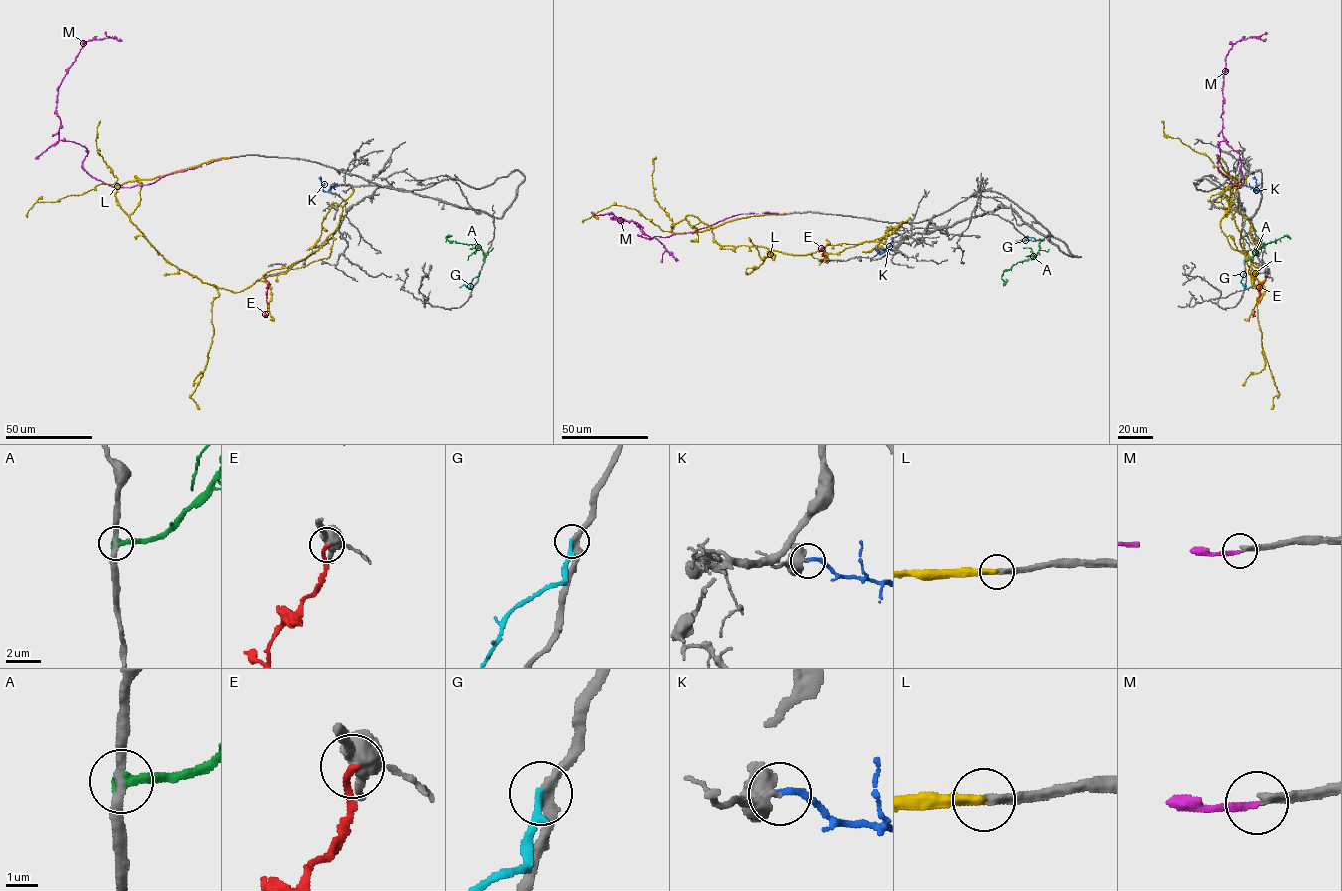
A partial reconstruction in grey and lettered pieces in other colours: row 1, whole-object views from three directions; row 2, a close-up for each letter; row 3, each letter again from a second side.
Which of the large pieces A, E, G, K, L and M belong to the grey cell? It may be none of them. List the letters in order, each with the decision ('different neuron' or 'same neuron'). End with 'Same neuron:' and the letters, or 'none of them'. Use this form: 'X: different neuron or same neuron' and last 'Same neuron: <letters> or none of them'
A: different neuron
E: different neuron
G: different neuron
K: same neuron
L: same neuron
M: different neuron
Same neuron: K, L

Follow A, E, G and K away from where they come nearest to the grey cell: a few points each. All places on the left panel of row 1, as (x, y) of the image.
A: (484, 260), (479, 246), (449, 241), (445, 237), (449, 235)
E: (266, 276), (268, 310), (265, 314), (267, 317)
G: (479, 271), (469, 287), (463, 285), (459, 288)
K: (337, 185), (325, 192), (319, 178)

